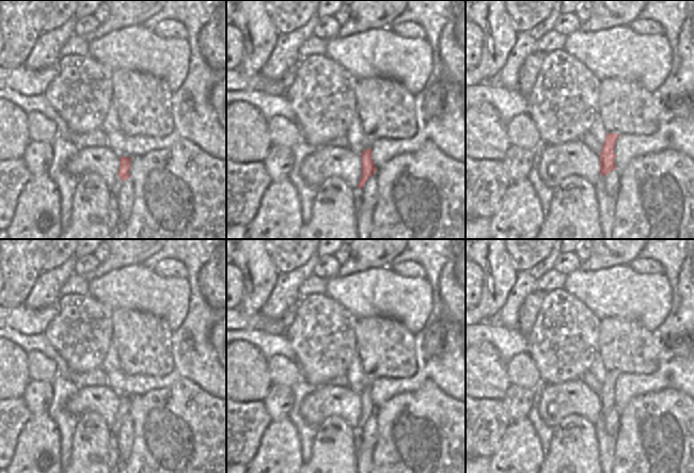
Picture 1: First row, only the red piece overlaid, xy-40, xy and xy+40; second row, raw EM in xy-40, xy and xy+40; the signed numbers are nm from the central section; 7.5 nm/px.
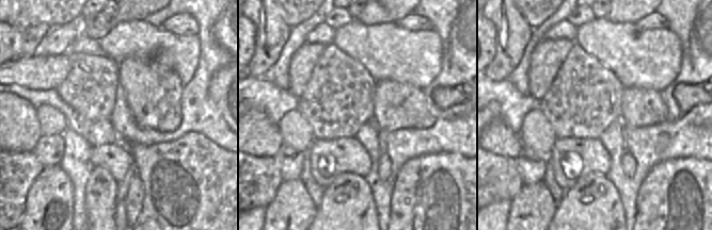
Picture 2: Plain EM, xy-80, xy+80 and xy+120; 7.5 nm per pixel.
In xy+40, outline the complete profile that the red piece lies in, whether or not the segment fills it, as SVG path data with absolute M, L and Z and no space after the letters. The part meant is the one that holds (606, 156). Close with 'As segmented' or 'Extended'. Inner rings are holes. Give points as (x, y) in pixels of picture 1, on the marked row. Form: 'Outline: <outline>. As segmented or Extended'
Outline: M600 80L598 116L606 132L599 156L600 174L603 176L615 170L613 149L619 136L650 136L658 130L653 96L633 80Z. Extended.

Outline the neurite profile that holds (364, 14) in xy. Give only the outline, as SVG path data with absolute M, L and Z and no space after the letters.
M350 0L350 17L340 27L337 37L391 27L407 4L408 0Z

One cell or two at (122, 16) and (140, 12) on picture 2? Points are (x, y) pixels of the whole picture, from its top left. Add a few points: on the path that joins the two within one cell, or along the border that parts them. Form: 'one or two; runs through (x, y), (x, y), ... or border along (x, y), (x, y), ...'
one; runs through (126, 13), (136, 12)

